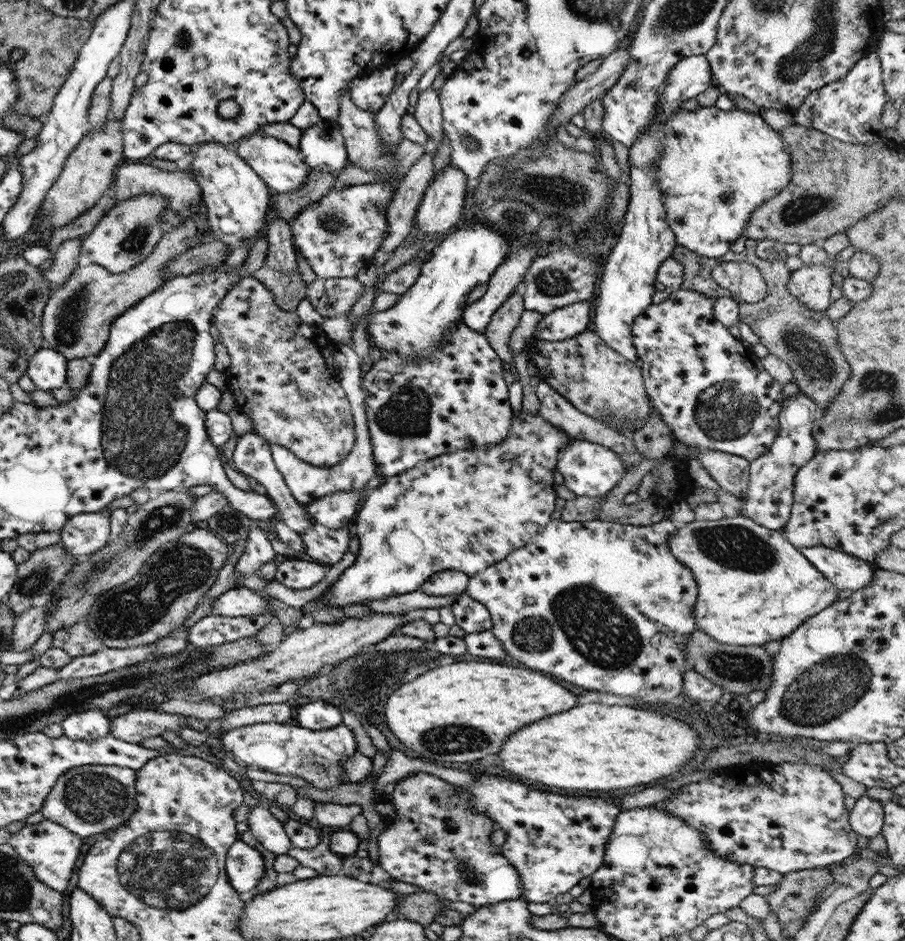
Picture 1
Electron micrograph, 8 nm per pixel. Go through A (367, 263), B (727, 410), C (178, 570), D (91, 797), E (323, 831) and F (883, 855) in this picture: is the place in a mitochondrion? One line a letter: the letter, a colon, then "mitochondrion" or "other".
A: other
B: mitochondrion
C: mitochondrion
D: mitochondrion
E: other
F: other

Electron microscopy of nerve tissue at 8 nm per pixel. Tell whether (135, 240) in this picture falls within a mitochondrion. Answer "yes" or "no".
yes

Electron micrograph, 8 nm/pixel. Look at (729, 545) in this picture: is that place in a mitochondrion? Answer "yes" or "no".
yes

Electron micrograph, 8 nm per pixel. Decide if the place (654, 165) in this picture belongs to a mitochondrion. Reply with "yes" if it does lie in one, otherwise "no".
no

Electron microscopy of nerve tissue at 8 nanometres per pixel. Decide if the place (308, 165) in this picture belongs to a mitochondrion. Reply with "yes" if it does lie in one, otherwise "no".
no

